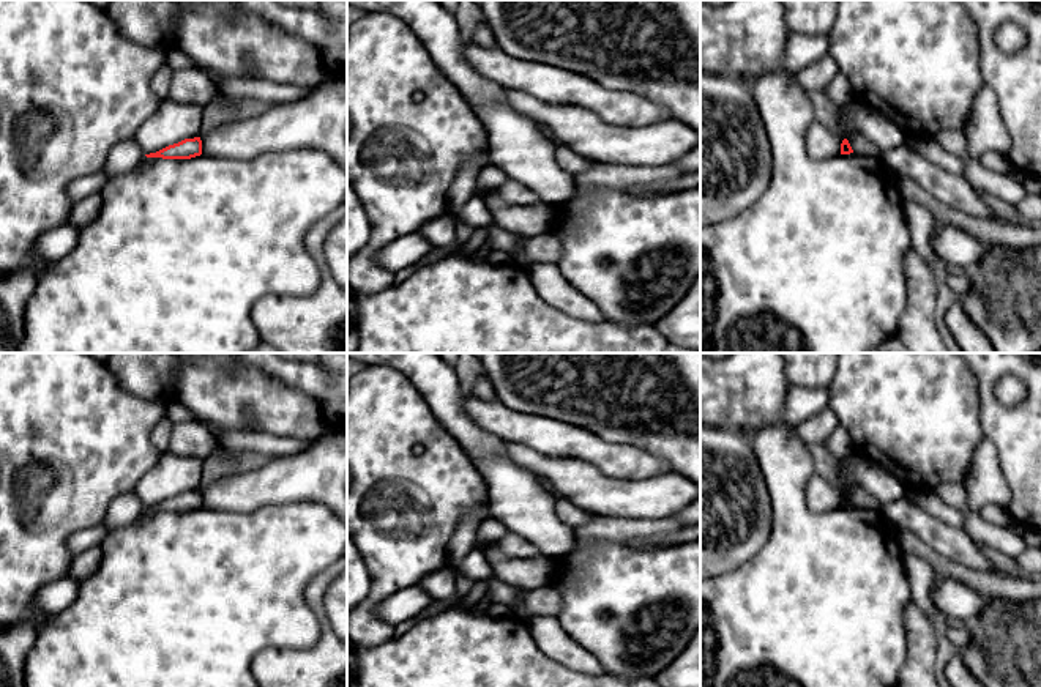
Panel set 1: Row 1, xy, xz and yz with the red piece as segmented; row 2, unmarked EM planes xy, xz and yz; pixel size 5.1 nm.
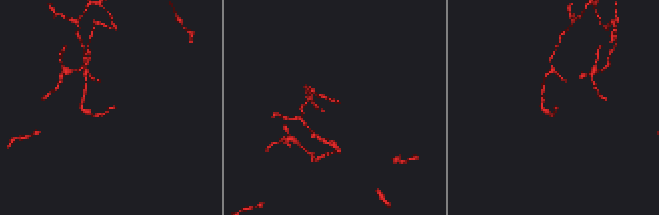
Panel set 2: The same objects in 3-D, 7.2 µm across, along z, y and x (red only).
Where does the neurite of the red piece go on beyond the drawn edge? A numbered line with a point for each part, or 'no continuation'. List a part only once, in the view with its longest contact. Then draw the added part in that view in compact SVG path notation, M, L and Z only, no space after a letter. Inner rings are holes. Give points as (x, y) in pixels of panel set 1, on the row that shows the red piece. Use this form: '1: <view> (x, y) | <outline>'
no continuation

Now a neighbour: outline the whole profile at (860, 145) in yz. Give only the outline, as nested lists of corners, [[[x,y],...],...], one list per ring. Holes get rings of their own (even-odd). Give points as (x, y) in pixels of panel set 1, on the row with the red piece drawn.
[[[852,132],[847,137],[853,153],[860,156],[882,156],[882,153],[877,150],[877,147],[864,139],[860,132]]]

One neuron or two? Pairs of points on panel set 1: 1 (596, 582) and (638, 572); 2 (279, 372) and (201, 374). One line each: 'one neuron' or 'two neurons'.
1: one neuron
2: two neurons

